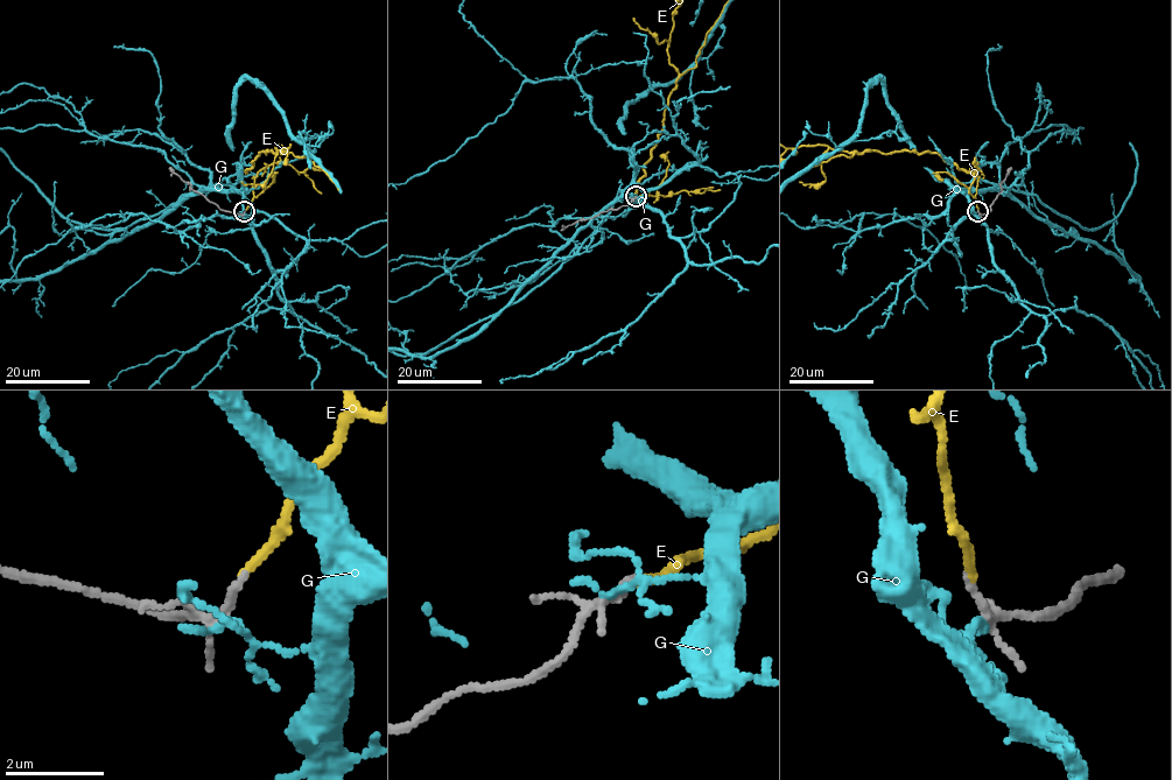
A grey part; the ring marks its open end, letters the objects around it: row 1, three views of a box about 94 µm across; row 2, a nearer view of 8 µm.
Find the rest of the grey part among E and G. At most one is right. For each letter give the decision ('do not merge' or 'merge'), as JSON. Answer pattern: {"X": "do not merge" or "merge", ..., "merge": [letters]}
{"E": "merge", "G": "do not merge", "merge": ["E"]}

